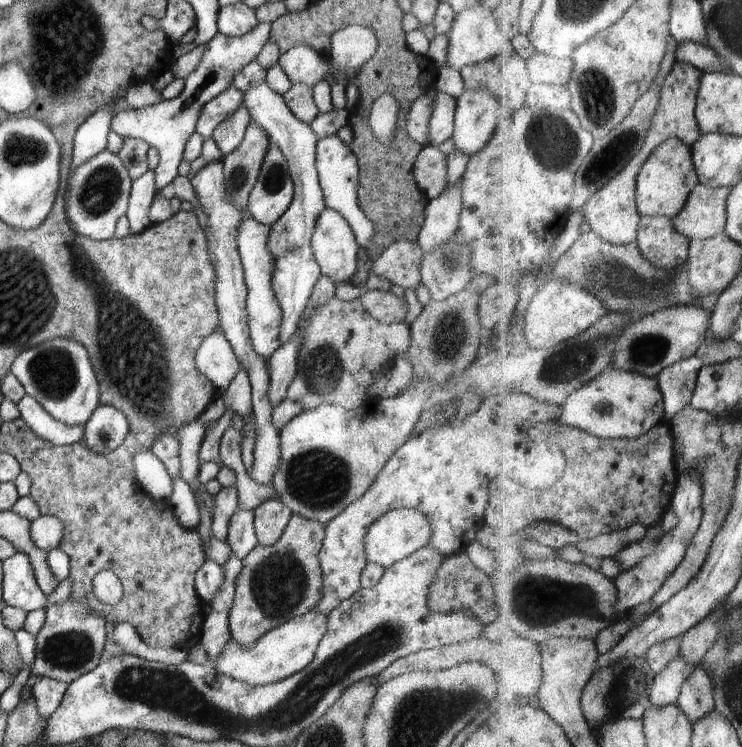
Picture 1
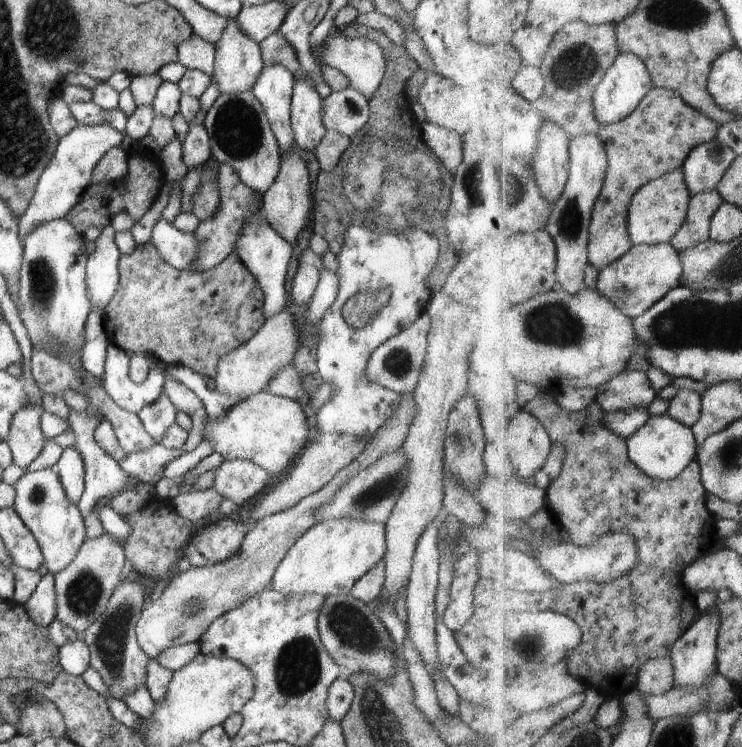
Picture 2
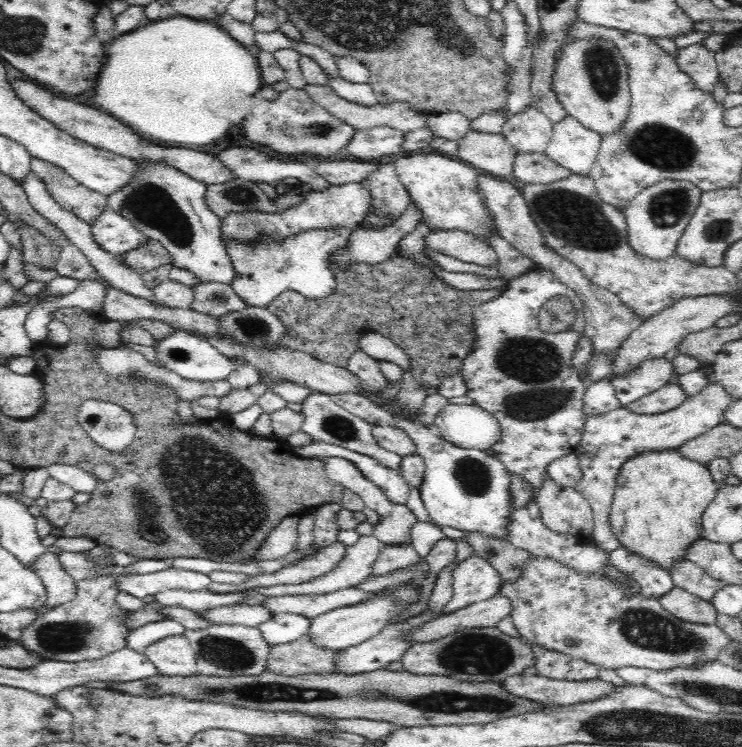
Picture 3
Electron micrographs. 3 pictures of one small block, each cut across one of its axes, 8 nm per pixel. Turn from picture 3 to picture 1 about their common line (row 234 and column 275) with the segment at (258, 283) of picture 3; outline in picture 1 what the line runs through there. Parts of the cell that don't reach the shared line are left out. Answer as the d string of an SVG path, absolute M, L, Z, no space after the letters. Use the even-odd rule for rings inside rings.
M248 214L244 216L242 224L238 226L238 234L236 234L236 248L245 273L246 286L248 286L246 309L251 344L254 352L266 362L266 370L268 370L270 356L281 346L280 320L282 320L280 306L276 304L276 296L272 292L272 268L274 268L274 264L272 264L270 252L266 248L268 236L270 236L270 225L260 224Z

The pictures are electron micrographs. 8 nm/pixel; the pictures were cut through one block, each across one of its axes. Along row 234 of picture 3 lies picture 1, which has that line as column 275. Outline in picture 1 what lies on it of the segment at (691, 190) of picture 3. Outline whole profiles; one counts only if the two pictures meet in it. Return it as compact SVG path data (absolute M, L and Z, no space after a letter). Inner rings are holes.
M309 611L266 632L260 640L256 640L248 648L244 648L244 644L238 644L230 638L216 660L215 670L232 680L244 682L252 688L280 682L304 670L314 660L326 630L326 617L320 612Z

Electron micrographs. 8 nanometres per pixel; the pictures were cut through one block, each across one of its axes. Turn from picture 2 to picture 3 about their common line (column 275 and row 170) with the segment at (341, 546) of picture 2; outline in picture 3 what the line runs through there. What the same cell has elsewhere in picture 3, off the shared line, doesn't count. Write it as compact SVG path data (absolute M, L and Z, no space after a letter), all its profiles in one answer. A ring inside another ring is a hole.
M566 116L555 124L554 133L547 145L546 154L555 164L586 176L596 161L603 137L585 128L576 118Z

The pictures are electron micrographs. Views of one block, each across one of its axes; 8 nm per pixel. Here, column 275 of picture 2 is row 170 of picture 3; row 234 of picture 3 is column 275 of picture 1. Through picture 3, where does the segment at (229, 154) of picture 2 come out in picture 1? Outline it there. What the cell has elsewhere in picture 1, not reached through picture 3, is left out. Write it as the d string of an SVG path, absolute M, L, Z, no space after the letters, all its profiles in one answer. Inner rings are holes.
M268 140L268 144L258 180L248 198L248 215L264 225L272 225L282 218L294 200L288 160L276 142Z

